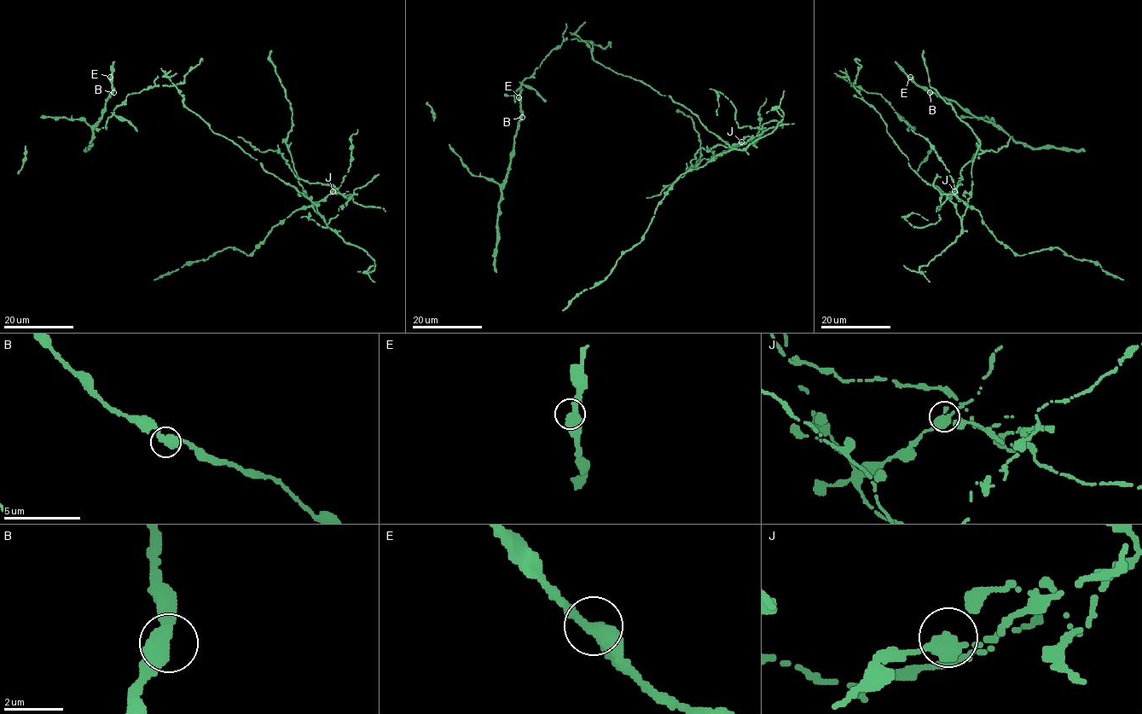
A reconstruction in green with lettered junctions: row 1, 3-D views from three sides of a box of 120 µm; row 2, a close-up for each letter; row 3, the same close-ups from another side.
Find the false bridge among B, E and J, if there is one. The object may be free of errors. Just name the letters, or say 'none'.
J

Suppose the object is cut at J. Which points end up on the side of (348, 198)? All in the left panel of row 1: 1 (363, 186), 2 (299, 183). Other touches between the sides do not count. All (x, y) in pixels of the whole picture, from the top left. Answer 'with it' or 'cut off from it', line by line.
1: with it
2: with it

